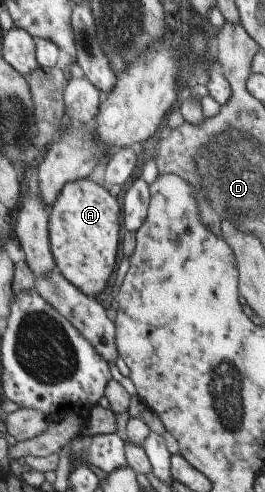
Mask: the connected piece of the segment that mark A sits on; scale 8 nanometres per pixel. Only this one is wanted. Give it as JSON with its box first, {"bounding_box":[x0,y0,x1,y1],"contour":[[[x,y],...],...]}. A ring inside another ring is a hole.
{"bounding_box":[48,180,120,297],"contour":[[[87,180],[66,182],[48,210],[49,249],[59,273],[80,292],[92,297],[106,288],[118,246],[120,206],[102,186]]]}

